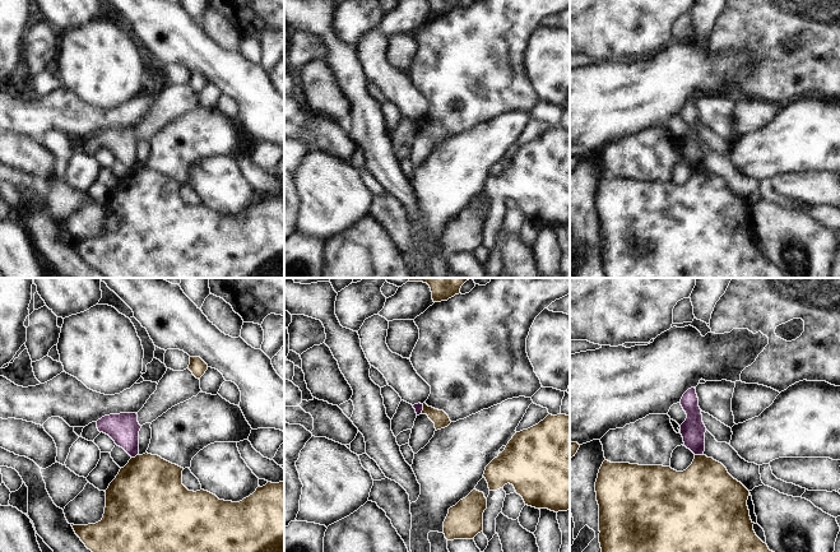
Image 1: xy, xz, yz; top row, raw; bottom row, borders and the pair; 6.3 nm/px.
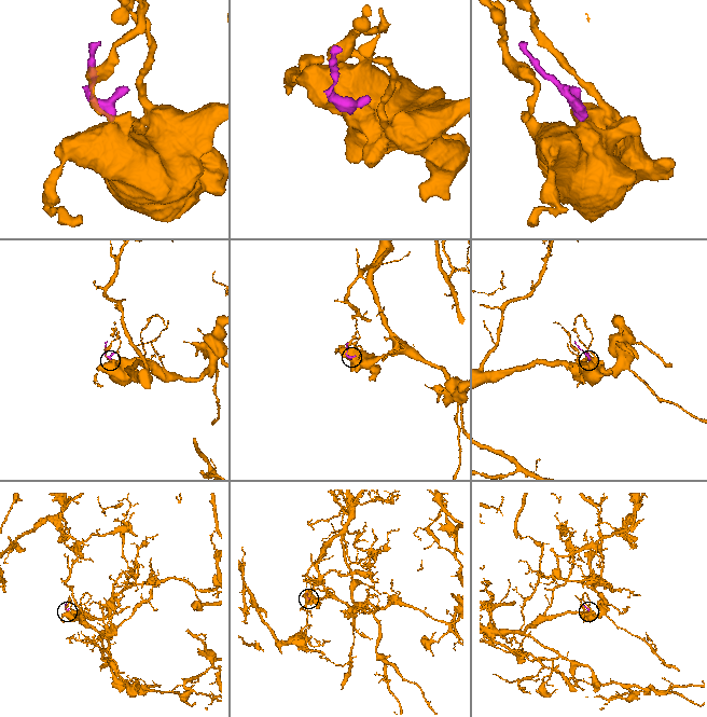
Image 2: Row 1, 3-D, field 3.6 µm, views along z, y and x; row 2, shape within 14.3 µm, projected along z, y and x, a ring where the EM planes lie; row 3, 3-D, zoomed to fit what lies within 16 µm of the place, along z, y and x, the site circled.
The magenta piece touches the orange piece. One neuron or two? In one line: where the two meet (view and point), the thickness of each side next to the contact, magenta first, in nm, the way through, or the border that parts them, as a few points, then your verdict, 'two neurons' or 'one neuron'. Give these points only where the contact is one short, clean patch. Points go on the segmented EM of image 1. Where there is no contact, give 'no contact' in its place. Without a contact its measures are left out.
yz (699, 454) | 160/380 nm | along yz (695, 454), (702, 455) | two neurons

